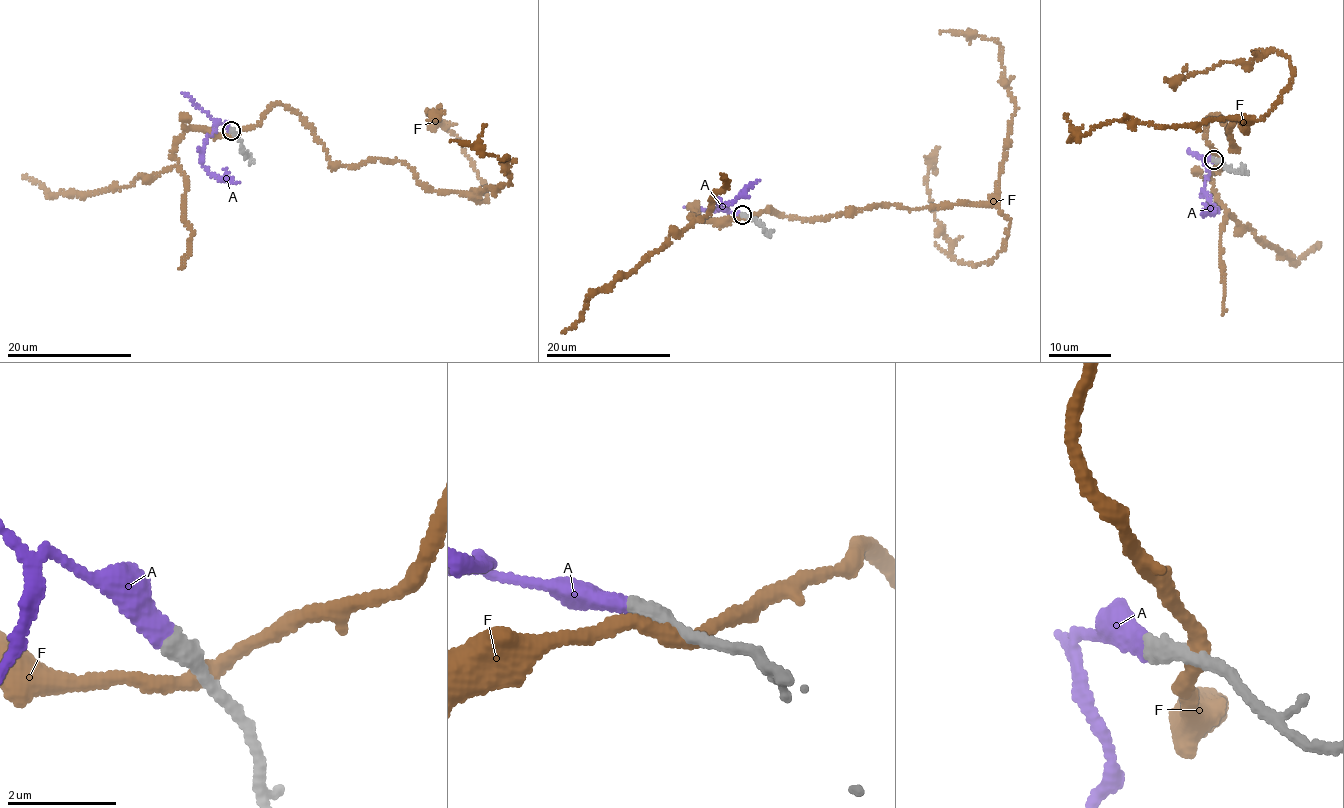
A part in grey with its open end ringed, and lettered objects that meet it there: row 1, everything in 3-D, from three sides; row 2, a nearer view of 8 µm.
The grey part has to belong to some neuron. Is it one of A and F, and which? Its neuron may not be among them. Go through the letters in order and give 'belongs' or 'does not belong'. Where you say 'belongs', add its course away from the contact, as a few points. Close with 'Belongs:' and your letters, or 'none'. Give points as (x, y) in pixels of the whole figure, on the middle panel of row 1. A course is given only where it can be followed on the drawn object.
A: belongs; course (741, 214), (723, 210), (718, 203), (732, 202), (760, 179)
F: does not belong
Belongs: A

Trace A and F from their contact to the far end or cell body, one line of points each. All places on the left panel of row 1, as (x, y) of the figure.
A: (230, 131), (217, 123), (204, 144), (202, 161), (212, 172), (240, 183)
F: (235, 134), (283, 103), (335, 163), (404, 162), (422, 184), (487, 198), (462, 147), (427, 112), (443, 112)

